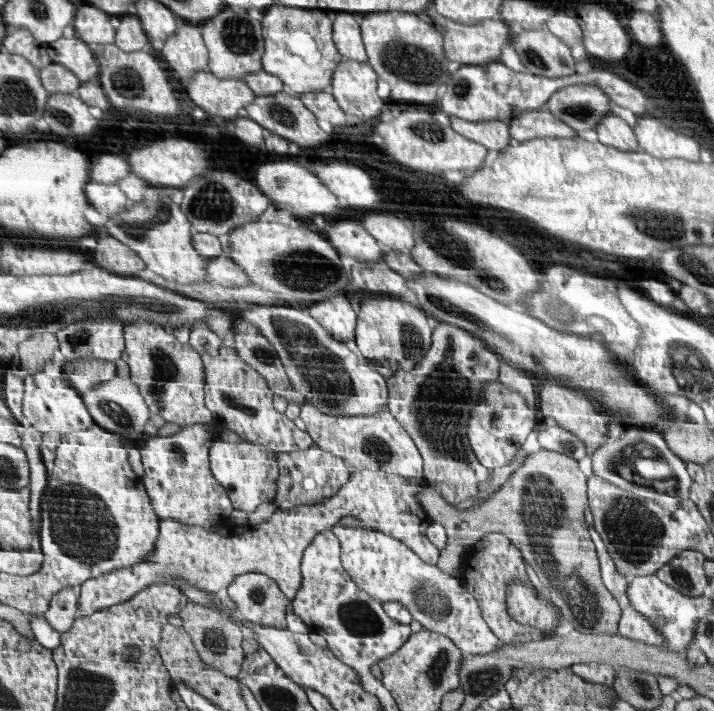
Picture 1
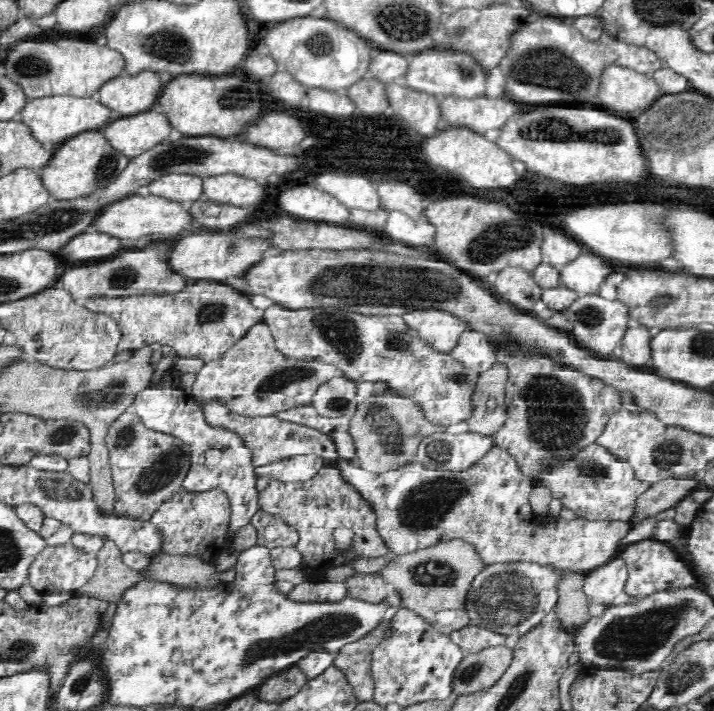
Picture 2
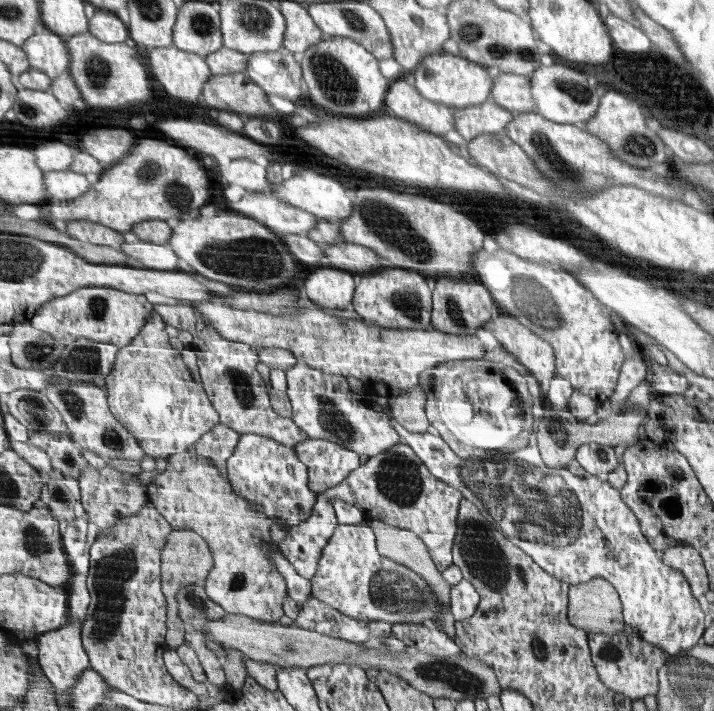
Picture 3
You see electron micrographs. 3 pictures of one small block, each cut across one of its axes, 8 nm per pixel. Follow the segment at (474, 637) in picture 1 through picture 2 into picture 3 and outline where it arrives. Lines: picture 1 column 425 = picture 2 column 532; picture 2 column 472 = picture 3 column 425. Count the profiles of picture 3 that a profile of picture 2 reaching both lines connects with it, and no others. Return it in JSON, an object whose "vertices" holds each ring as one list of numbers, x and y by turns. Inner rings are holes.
{"vertices":[[369,523,339,525,324,549,317,574,311,580,312,594,360,621,437,626,435,622,442,612,442,604,427,579,379,553,376,543,375,532]]}

